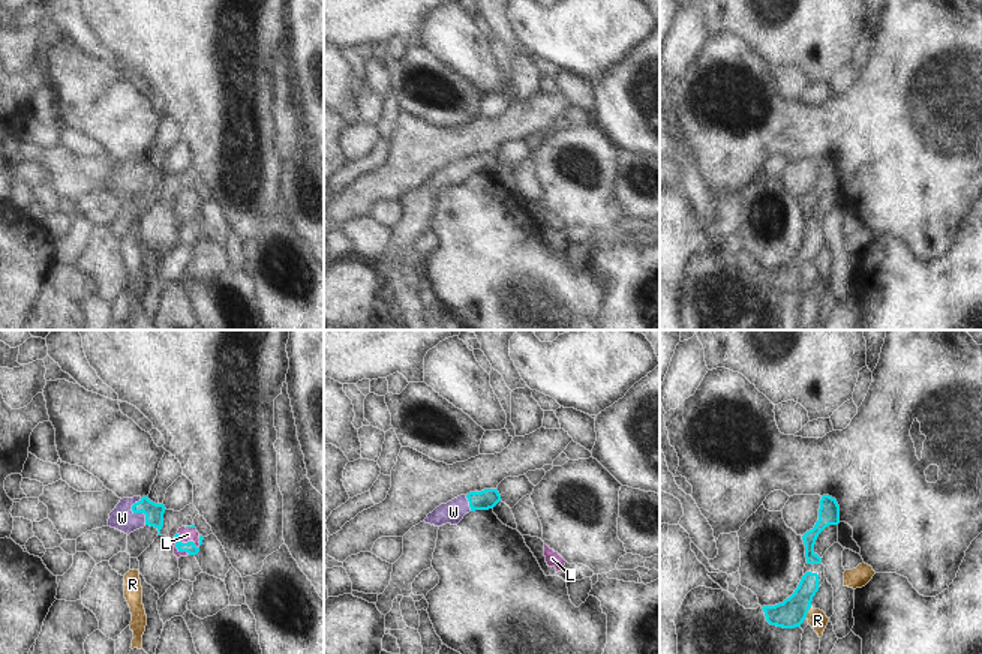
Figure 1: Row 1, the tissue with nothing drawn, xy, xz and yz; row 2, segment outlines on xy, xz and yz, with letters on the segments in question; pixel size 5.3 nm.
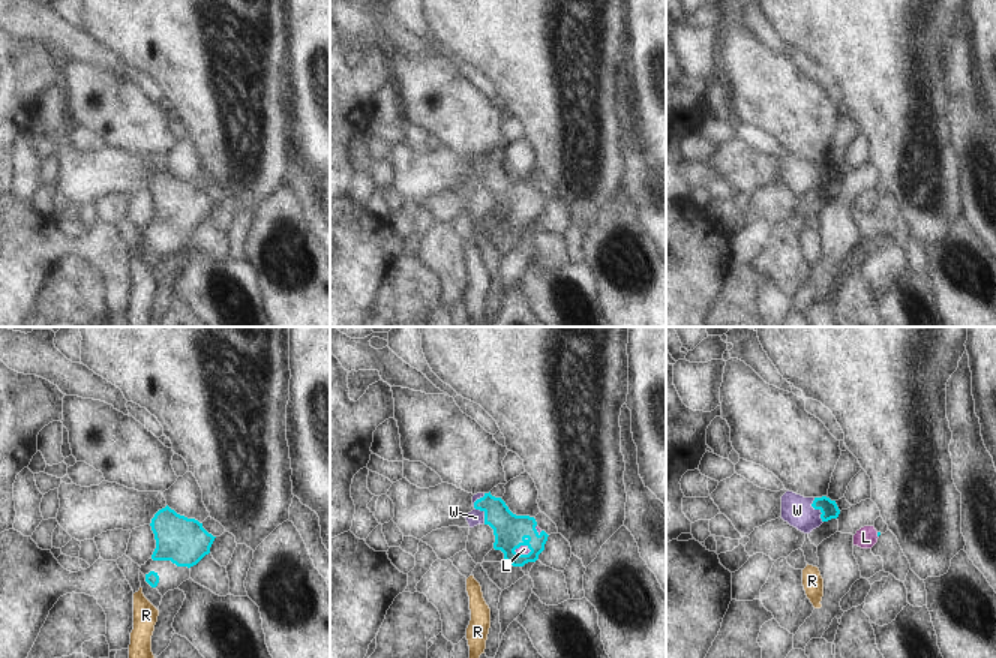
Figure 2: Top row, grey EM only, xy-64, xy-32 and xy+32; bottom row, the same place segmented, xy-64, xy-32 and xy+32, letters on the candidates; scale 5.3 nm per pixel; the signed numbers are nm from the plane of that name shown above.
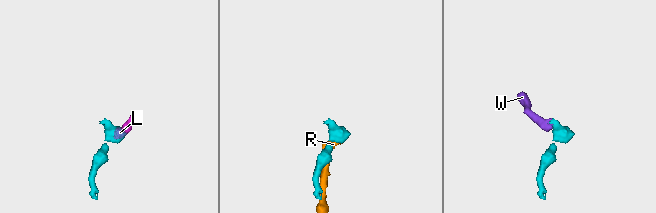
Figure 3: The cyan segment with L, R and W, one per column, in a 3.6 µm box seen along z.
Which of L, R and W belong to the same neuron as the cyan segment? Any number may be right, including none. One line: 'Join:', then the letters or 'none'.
Join: L, W

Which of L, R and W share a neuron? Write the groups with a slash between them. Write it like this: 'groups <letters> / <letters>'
groups L W / R

